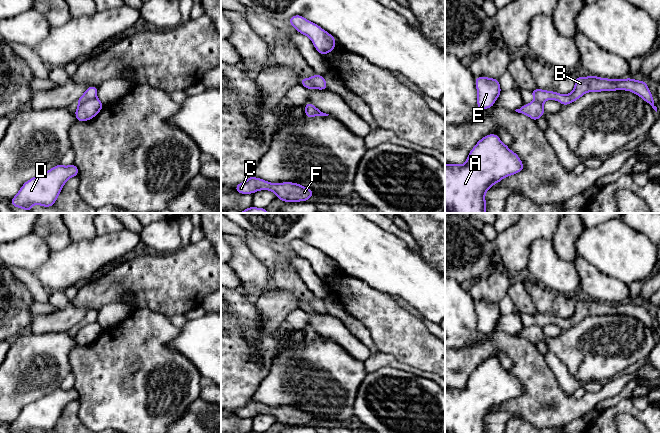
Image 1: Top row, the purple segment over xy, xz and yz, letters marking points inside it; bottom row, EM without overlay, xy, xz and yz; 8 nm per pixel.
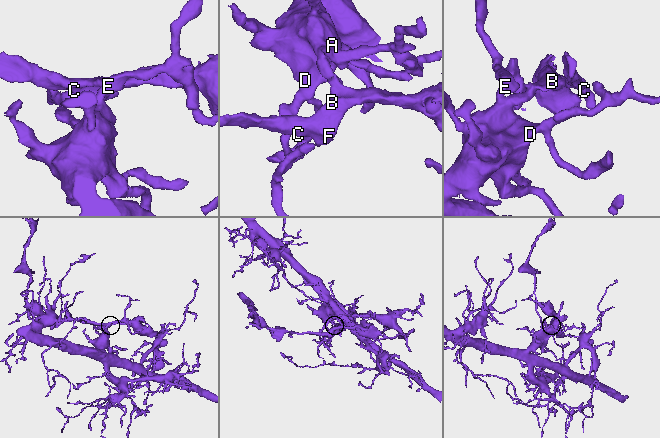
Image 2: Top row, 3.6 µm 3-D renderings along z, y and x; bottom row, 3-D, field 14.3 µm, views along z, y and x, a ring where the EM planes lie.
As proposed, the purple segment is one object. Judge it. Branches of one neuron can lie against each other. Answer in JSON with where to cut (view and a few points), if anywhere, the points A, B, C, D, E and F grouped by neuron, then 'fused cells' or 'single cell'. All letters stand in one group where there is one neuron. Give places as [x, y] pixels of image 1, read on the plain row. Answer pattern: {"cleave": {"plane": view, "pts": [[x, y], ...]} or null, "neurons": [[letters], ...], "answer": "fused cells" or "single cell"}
{"cleave": {"plane": "xy", "pts": [[95, 320], [79, 329]]}, "neurons": [["A", "D", "E"], ["B", "C", "F"]], "answer": "fused cells"}

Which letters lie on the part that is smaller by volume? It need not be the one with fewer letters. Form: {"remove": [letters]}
{"remove": ["B", "C", "F"]}

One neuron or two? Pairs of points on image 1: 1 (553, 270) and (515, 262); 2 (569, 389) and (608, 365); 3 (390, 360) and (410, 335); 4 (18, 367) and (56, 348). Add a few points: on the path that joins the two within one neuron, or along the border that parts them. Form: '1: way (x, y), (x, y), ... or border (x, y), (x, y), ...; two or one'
1: border (533, 242), (529, 248), (526, 266); two
2: border (564, 364), (567, 371), (581, 383); two
3: border (381, 352), (392, 354), (399, 361), (414, 366); two
4: way (27, 367), (33, 367), (47, 355); one

